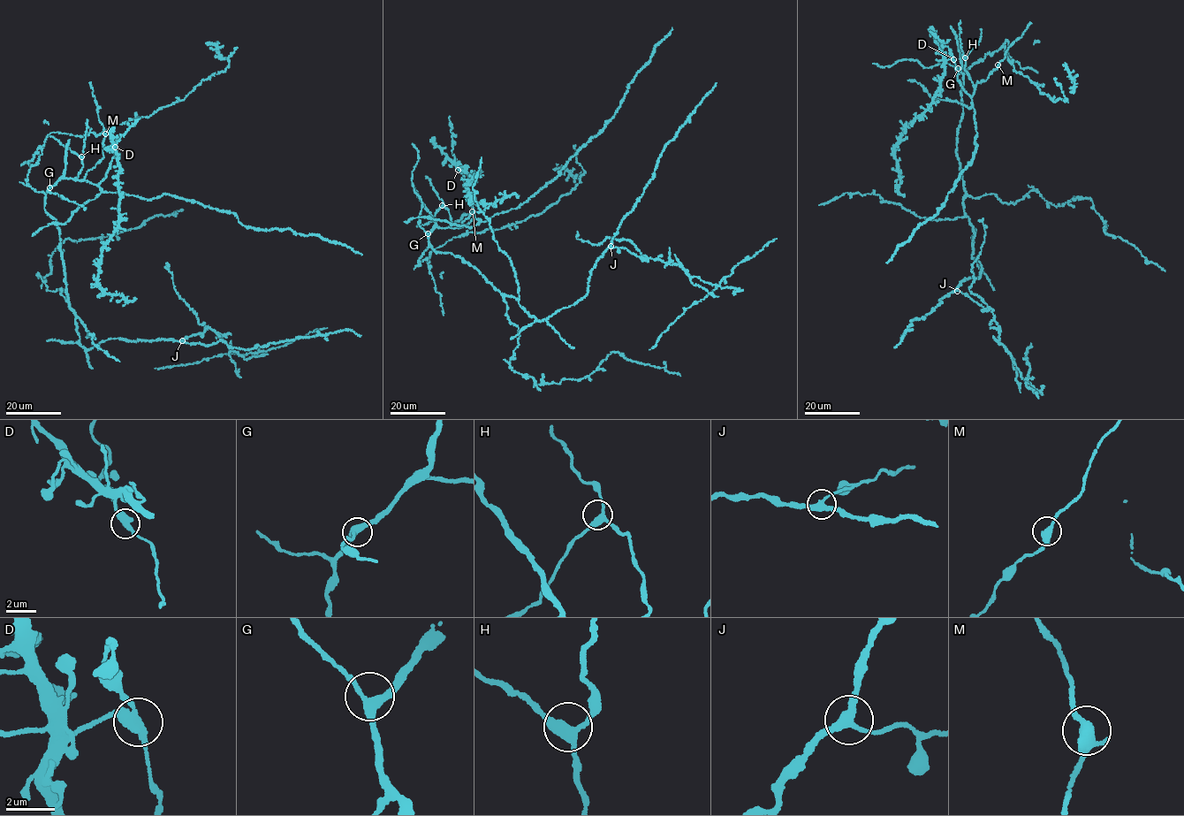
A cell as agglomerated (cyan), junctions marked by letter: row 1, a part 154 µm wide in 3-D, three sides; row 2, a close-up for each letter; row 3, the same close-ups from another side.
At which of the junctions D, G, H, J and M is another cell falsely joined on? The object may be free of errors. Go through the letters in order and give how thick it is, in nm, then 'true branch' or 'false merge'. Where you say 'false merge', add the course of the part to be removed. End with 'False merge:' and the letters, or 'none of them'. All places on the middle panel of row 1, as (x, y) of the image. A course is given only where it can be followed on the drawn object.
D: calibre 320 nm; true branch
G: calibre 320 nm; true branch
H: calibre 320 nm; true branch
J: calibre 320 nm; false merge; course (610, 247), (679, 264), (691, 276), (723, 288), (736, 288), (733, 294)
M: calibre 320 nm; true branch
False merge: J

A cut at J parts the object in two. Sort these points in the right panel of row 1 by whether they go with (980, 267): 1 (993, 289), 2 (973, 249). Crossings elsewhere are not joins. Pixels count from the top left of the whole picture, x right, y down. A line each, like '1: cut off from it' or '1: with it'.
1: with it
2: with it

